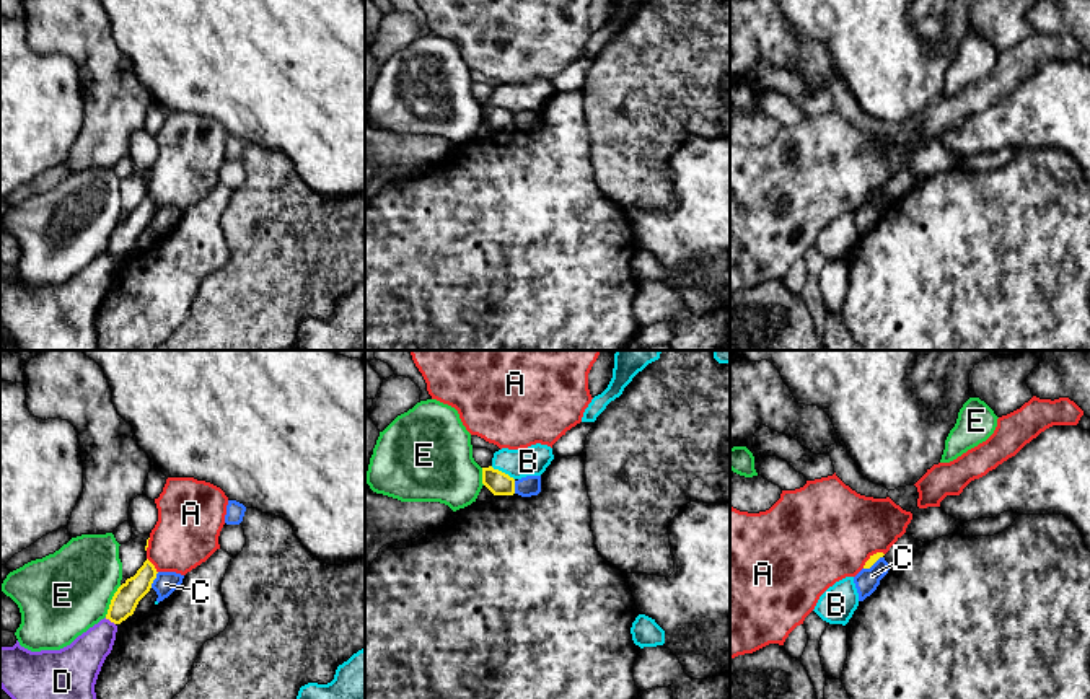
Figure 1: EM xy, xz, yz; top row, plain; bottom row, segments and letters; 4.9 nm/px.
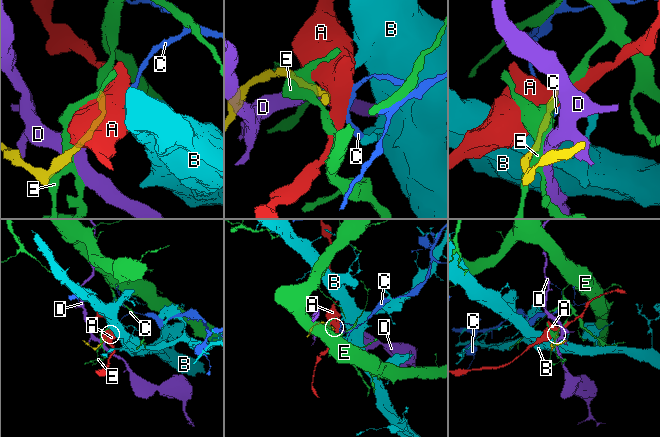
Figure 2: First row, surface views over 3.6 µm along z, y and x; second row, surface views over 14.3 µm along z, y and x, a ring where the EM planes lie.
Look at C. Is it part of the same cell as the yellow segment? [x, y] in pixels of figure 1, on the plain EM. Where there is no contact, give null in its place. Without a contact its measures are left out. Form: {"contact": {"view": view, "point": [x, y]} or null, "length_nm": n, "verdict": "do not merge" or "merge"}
{"contact": {"view": "xy", "point": [153, 214]}, "length_nm": 90, "verdict": "do not merge"}

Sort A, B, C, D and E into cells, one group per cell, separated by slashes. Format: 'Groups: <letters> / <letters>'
Groups: A / B / C / D / E

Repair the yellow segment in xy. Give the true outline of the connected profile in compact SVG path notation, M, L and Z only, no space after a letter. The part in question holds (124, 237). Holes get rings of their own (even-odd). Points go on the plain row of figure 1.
M147 194L137 209L127 213L114 228L106 254L121 259L134 249L138 236L150 226L156 213L155 200Z

